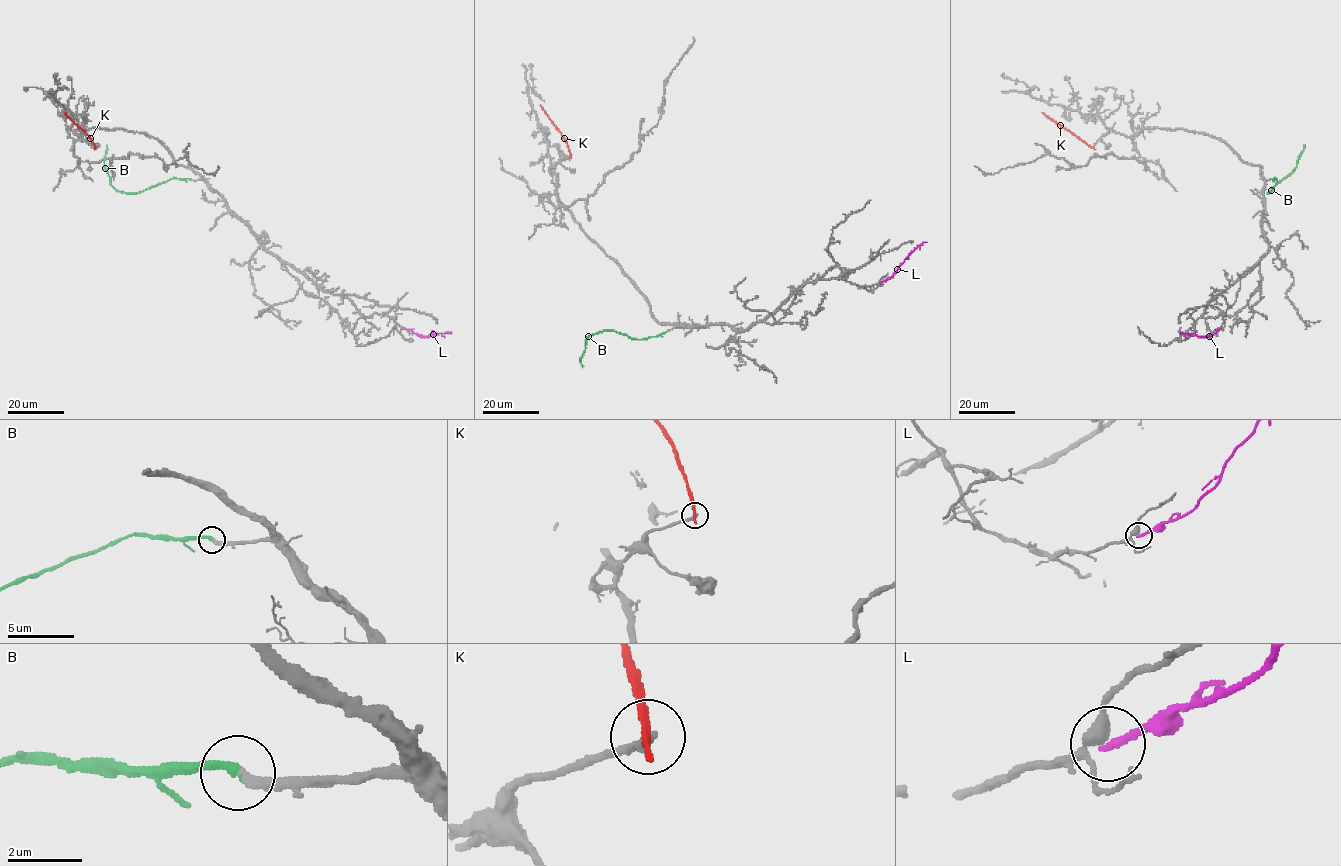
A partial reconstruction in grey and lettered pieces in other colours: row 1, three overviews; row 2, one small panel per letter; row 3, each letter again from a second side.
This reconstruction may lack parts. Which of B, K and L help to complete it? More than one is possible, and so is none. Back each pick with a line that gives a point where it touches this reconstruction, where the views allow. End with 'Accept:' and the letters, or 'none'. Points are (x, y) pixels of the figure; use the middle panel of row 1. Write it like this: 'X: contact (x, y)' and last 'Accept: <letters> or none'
B: contact (665, 332)
Accept: B

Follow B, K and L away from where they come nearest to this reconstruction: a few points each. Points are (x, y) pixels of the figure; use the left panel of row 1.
B: (190, 179), (172, 178), (135, 193), (117, 191), (111, 185), (104, 167), (107, 145)
K: (95, 148), (87, 134), (65, 112)
L: (404, 328), (422, 336), (451, 333)

